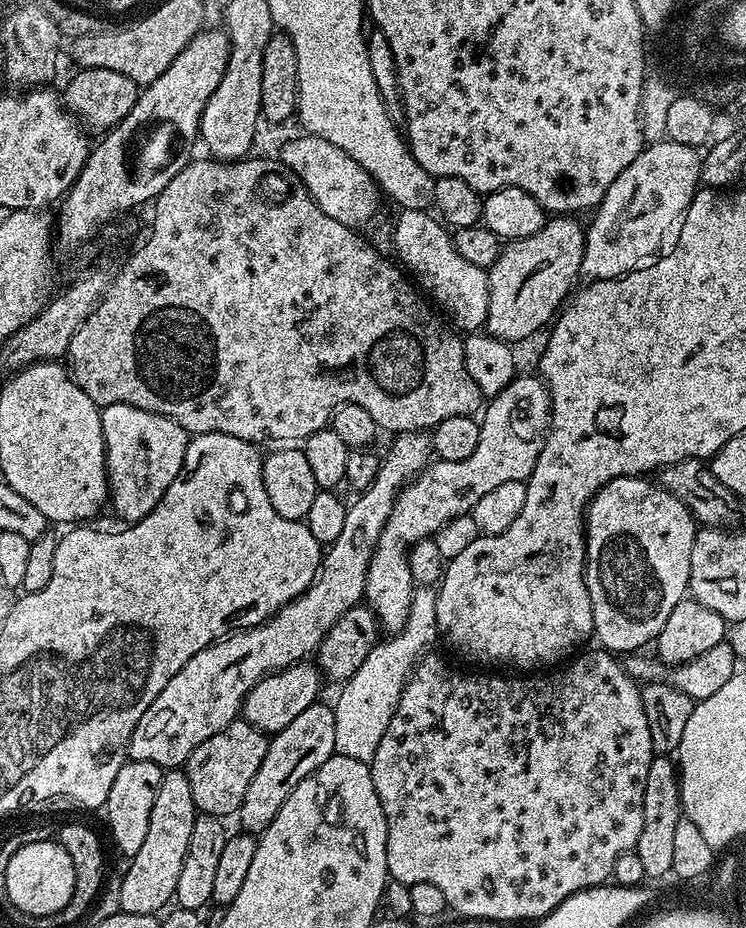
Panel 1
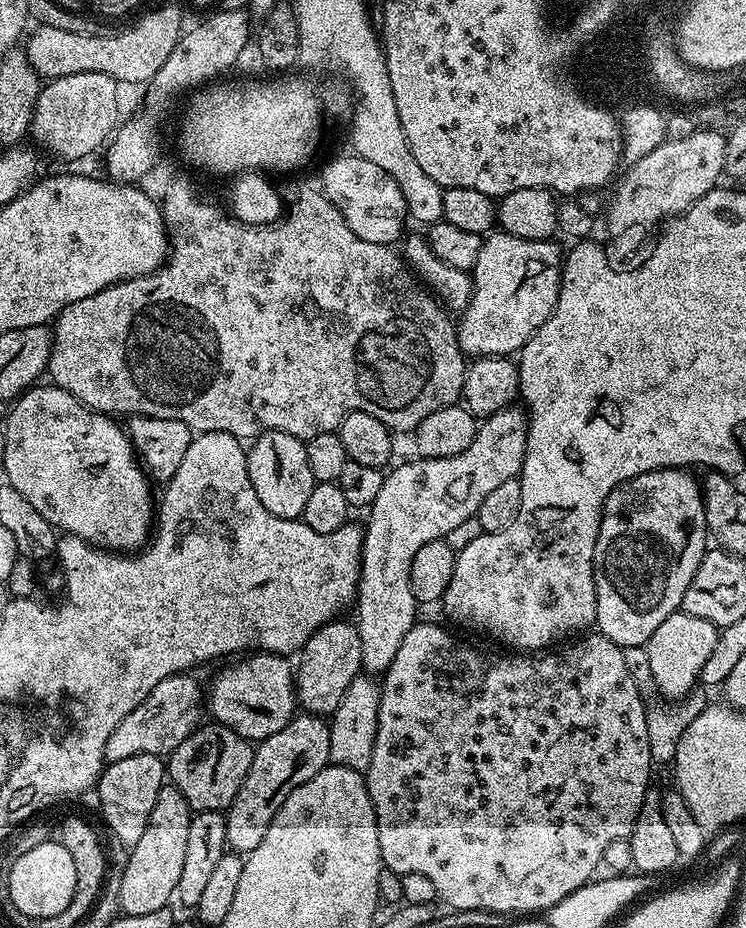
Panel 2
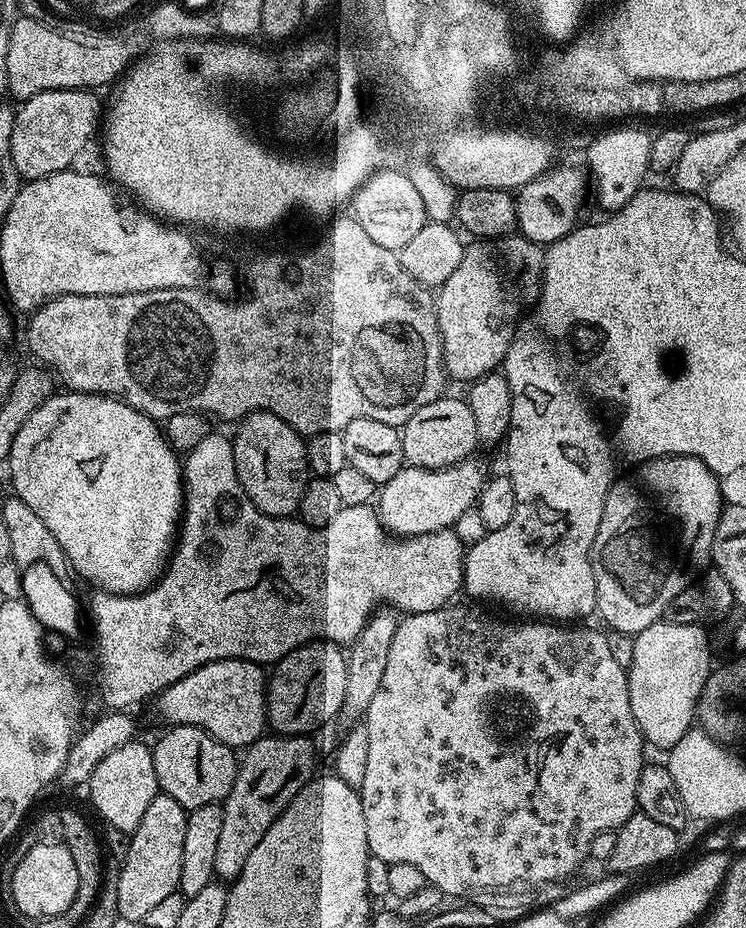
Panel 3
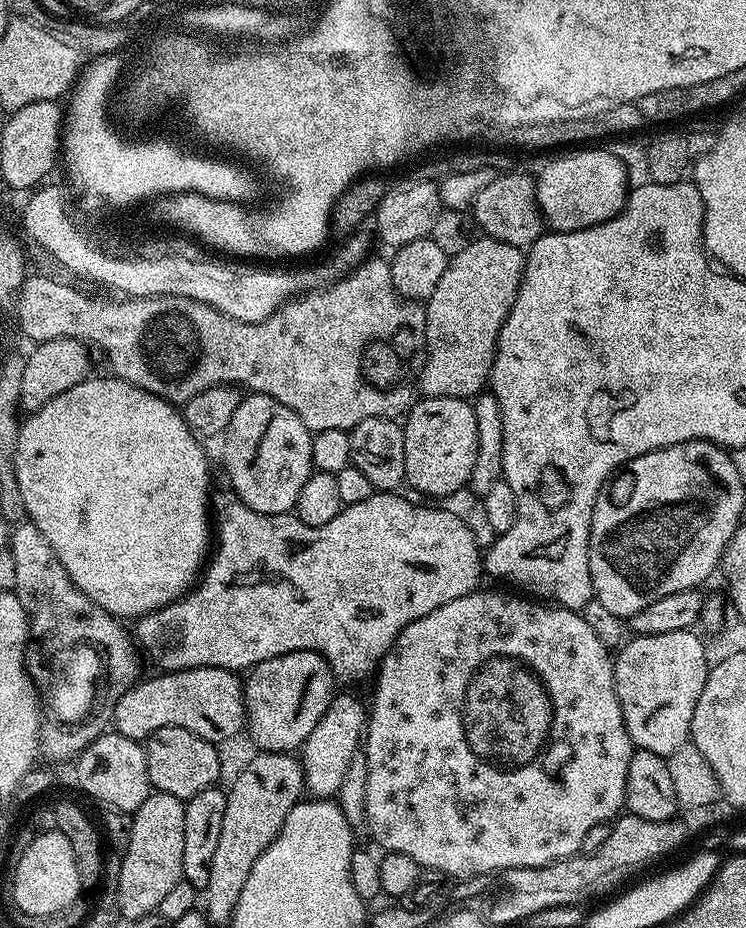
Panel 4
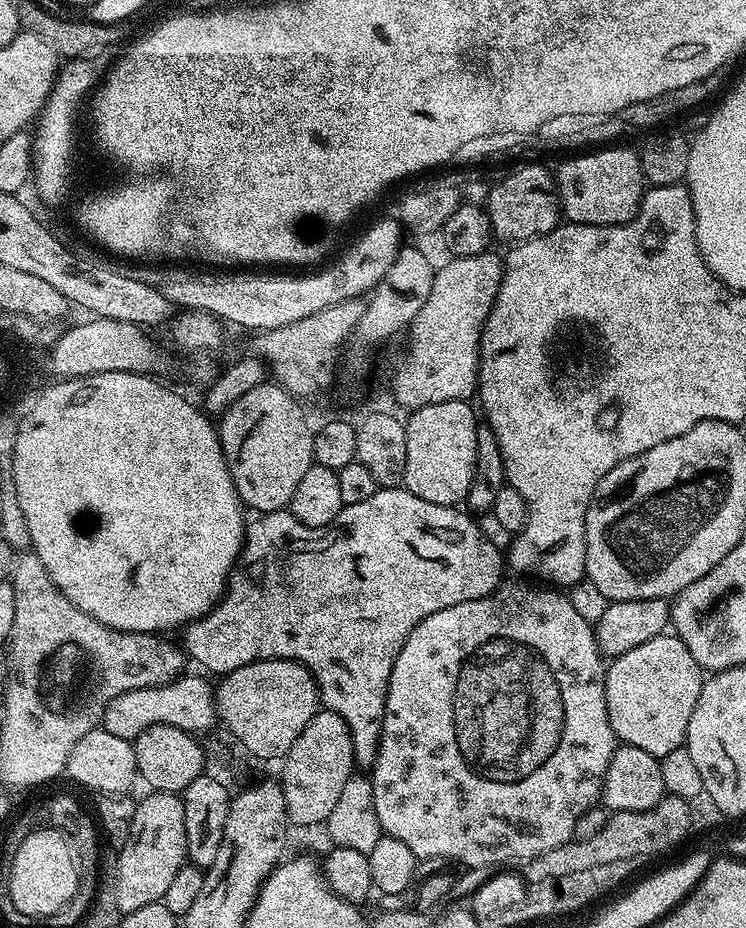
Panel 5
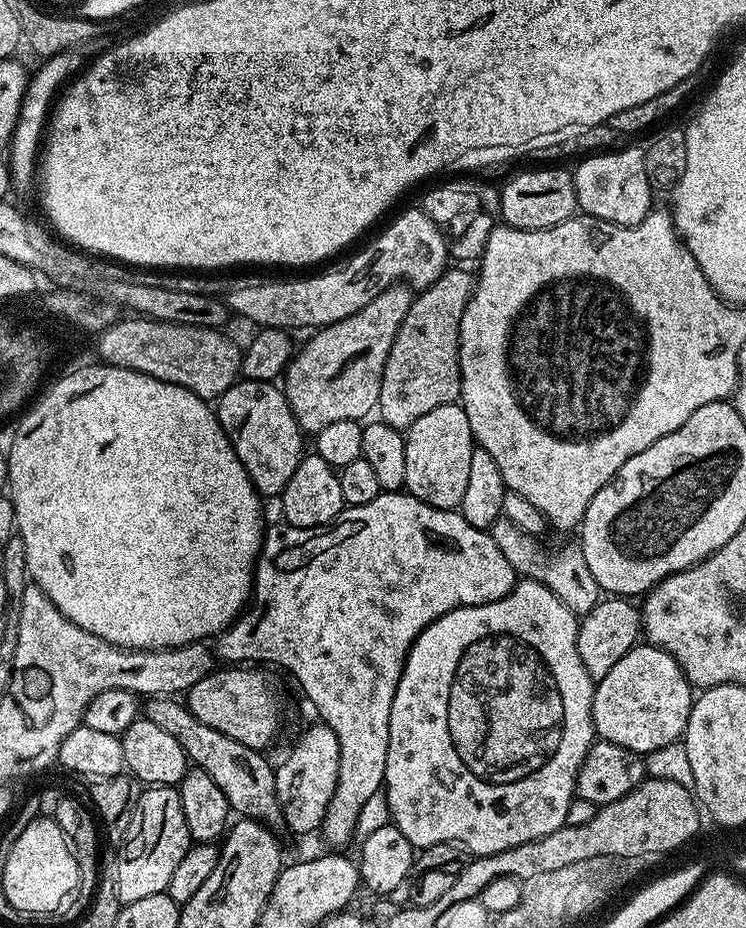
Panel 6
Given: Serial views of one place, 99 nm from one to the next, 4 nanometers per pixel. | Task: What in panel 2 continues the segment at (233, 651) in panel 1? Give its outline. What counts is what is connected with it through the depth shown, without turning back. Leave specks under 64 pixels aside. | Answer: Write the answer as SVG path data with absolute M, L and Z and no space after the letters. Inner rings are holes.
M180 673L163 679L146 699L115 727L114 733L110 734L110 738L107 739L107 744L104 747L104 758L107 763L122 761L123 758L138 753L154 754L161 758L167 757L185 741L185 738L190 733L196 731L201 723L200 716L204 714L204 694L202 686L200 688L199 684L191 676L187 673Z

